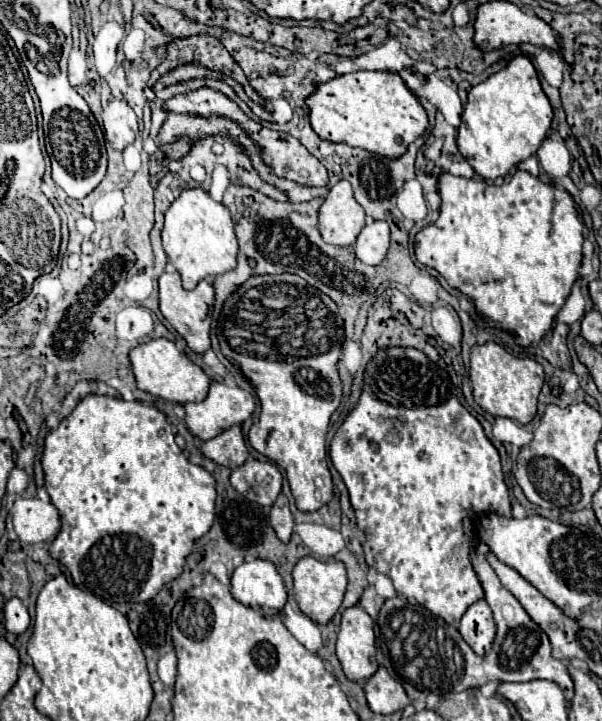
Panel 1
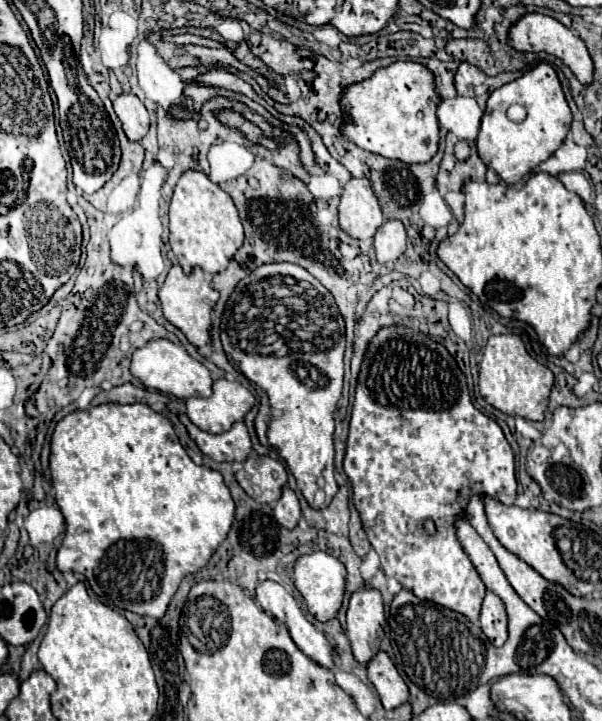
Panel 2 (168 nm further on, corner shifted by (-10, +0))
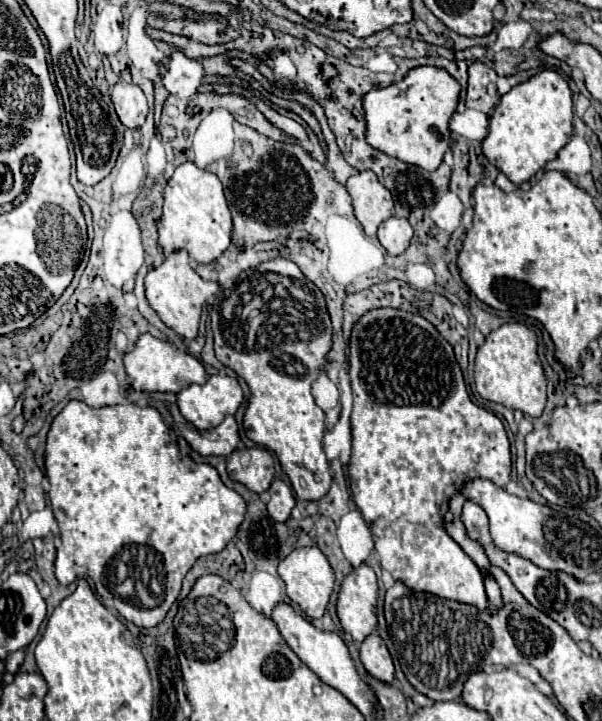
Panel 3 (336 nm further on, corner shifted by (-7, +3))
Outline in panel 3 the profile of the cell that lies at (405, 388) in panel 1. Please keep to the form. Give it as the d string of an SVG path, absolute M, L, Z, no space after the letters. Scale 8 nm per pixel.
M397 308L367 310L351 330L349 350L353 390L349 486L357 508L365 522L369 522L383 570L389 570L395 580L411 590L459 600L483 612L487 608L483 574L447 534L443 518L449 510L451 496L457 494L467 480L489 478L499 486L509 482L511 452L503 422L471 402L451 344L421 314Z

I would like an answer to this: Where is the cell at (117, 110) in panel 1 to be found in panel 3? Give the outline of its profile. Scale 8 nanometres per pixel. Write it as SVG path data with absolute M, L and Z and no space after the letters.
M119 82L111 88L111 102L127 128L139 128L147 116L147 98L137 84Z

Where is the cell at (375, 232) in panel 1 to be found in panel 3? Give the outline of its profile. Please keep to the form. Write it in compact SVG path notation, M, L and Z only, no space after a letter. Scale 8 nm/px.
M391 216L389 220L385 220L379 226L377 236L379 236L379 242L383 244L383 248L391 256L395 256L395 254L401 254L409 246L409 242L413 238L413 228L405 218Z

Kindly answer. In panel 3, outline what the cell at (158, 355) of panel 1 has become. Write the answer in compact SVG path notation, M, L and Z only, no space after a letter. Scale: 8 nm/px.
M143 334L137 340L133 350L129 350L123 356L123 364L125 364L127 376L131 380L131 386L137 392L173 392L173 394L177 394L191 384L205 384L205 380L207 380L205 368L197 358L175 348L169 342L153 338L151 334Z

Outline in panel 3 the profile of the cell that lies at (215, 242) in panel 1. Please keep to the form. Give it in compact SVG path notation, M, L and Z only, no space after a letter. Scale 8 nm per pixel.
M191 160L175 168L163 190L163 214L157 222L159 246L165 254L175 248L185 248L189 256L201 264L215 262L231 244L231 212L223 196L219 178L207 170L197 168Z

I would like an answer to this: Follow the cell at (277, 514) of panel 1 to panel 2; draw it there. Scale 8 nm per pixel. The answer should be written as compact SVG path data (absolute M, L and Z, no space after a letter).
M284 487L282 497L278 499L278 503L274 507L274 517L286 529L294 529L298 525L298 519L302 517L302 513L300 513L298 497L290 487Z

